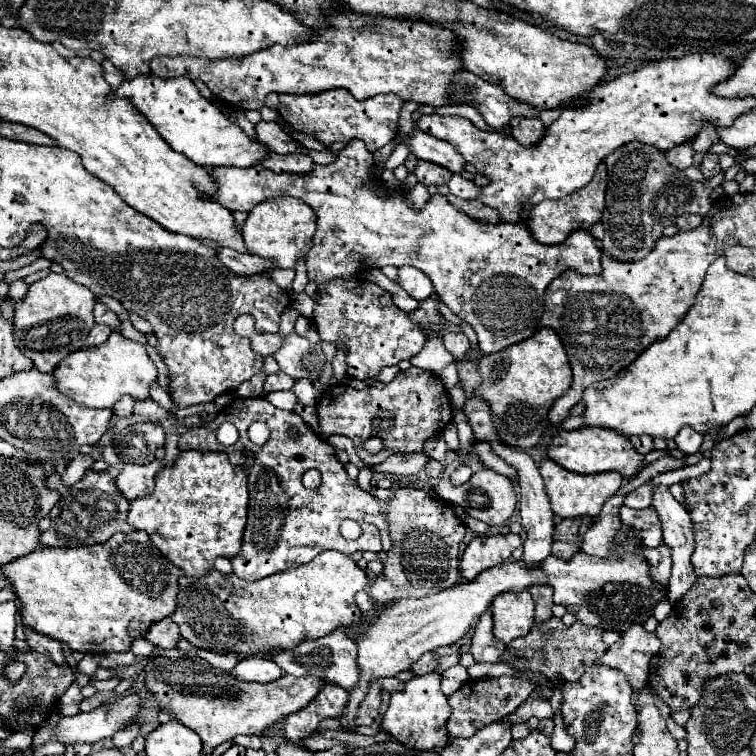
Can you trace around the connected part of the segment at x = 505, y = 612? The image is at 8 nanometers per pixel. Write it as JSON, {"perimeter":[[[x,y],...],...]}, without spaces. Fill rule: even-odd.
{"perimeter":[[[529,591],[499,595],[491,603],[495,639],[509,643],[517,637],[525,637],[535,623],[533,607],[535,605]]]}

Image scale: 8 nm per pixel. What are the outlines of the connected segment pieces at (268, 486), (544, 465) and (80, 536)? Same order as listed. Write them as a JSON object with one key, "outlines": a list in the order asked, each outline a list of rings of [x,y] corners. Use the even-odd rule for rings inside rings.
{"outlines":[[[[235,397],[213,421],[203,423],[201,427],[193,427],[179,437],[179,449],[201,449],[201,451],[225,451],[229,461],[239,467],[243,465],[241,453],[251,449],[255,453],[255,461],[249,473],[249,515],[247,527],[243,533],[243,547],[239,555],[231,559],[233,573],[245,581],[257,581],[261,577],[291,569],[301,563],[309,563],[315,555],[335,549],[343,555],[353,555],[355,551],[381,551],[379,531],[373,523],[367,521],[369,515],[381,513],[379,501],[359,489],[355,481],[351,481],[339,463],[335,449],[319,437],[295,411],[283,411],[271,405],[265,397]],[[261,421],[269,427],[271,437],[265,445],[251,443],[247,429],[251,423]],[[221,423],[233,423],[239,429],[239,441],[225,449],[215,441],[215,431]],[[287,427],[295,427],[299,431],[299,439],[287,437]],[[307,469],[321,471],[321,485],[317,489],[305,489],[301,485],[301,477]],[[345,519],[353,519],[361,525],[361,537],[355,541],[347,541],[341,535],[341,523]]],[[[543,459],[539,463],[539,471],[545,481],[545,491],[547,491],[547,499],[551,503],[551,509],[557,517],[563,517],[563,519],[565,517],[581,517],[581,515],[589,515],[589,517],[599,515],[605,499],[615,495],[623,483],[623,477],[619,473],[611,471],[611,473],[581,475],[581,473],[573,473],[573,471],[563,469],[553,459]]],[[[87,471],[75,485],[57,487],[61,499],[51,509],[51,529],[41,535],[41,545],[45,547],[81,547],[101,543],[101,531],[111,533],[129,533],[133,527],[127,523],[127,511],[131,501],[123,499],[123,493],[117,491],[113,477],[107,471],[95,473]]]]}

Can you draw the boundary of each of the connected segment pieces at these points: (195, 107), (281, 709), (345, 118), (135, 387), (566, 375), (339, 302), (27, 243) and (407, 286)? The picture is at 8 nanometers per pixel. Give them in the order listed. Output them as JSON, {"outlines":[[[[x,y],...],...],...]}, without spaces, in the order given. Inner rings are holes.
{"outlines":[[[[139,75],[131,81],[123,81],[113,93],[107,95],[107,99],[127,99],[145,119],[151,121],[171,149],[183,153],[187,159],[203,167],[251,167],[257,165],[269,151],[263,143],[251,141],[239,125],[231,123],[209,99],[199,93],[195,83],[187,77],[159,79],[155,75]]],[[[157,653],[149,657],[149,667],[145,667],[145,689],[155,697],[161,711],[167,711],[173,719],[199,733],[199,737],[203,739],[203,755],[211,755],[211,751],[217,745],[231,741],[237,735],[261,735],[267,727],[271,727],[279,719],[303,709],[321,691],[321,687],[323,681],[311,675],[307,677],[283,675],[281,679],[271,683],[239,683],[237,679],[231,679],[231,671],[217,671],[201,657],[171,659]]],[[[331,89],[315,95],[281,95],[279,115],[297,131],[317,135],[325,145],[335,141],[347,143],[349,139],[361,139],[369,151],[377,151],[397,137],[397,119],[403,99],[397,95],[377,95],[365,101],[351,97],[347,89]]],[[[121,324],[115,329],[105,343],[99,347],[79,349],[75,355],[67,355],[63,363],[53,371],[55,387],[59,393],[67,395],[69,399],[75,399],[77,403],[83,403],[87,407],[113,407],[123,395],[131,395],[133,399],[145,399],[149,397],[147,387],[157,379],[157,369],[153,361],[147,357],[147,351],[143,345],[123,337]]],[[[541,329],[533,337],[507,347],[493,355],[481,357],[483,385],[479,395],[489,403],[493,411],[493,423],[499,431],[499,439],[505,445],[529,449],[537,445],[543,435],[543,405],[553,405],[571,387],[573,373],[559,335],[551,329]]],[[[357,277],[347,281],[333,279],[317,293],[315,327],[321,341],[347,345],[347,373],[355,379],[375,379],[383,367],[417,355],[427,341],[423,329],[407,319],[407,313],[393,303],[385,289],[369,281],[359,281]]],[[[35,223],[33,231],[27,235],[27,239],[21,243],[21,247],[25,247],[25,249],[37,249],[41,243],[45,243],[45,239],[47,239],[47,229],[43,225]]],[[[401,267],[399,269],[399,285],[417,301],[431,297],[435,291],[431,287],[431,279],[427,279],[427,275],[423,275],[423,271],[419,271],[415,267]]]]}

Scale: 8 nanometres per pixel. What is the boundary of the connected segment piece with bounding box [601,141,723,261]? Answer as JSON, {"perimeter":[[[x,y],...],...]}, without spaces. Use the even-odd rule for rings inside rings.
{"perimeter":[[[631,141],[615,149],[609,157],[605,157],[605,165],[609,183],[601,219],[605,225],[605,239],[601,241],[601,247],[621,261],[645,257],[655,247],[655,241],[661,237],[663,229],[673,225],[679,215],[695,213],[705,217],[713,205],[711,191],[723,181],[723,173],[703,183],[691,181],[681,169],[673,167],[665,159],[665,151],[647,147],[639,141]]]}

